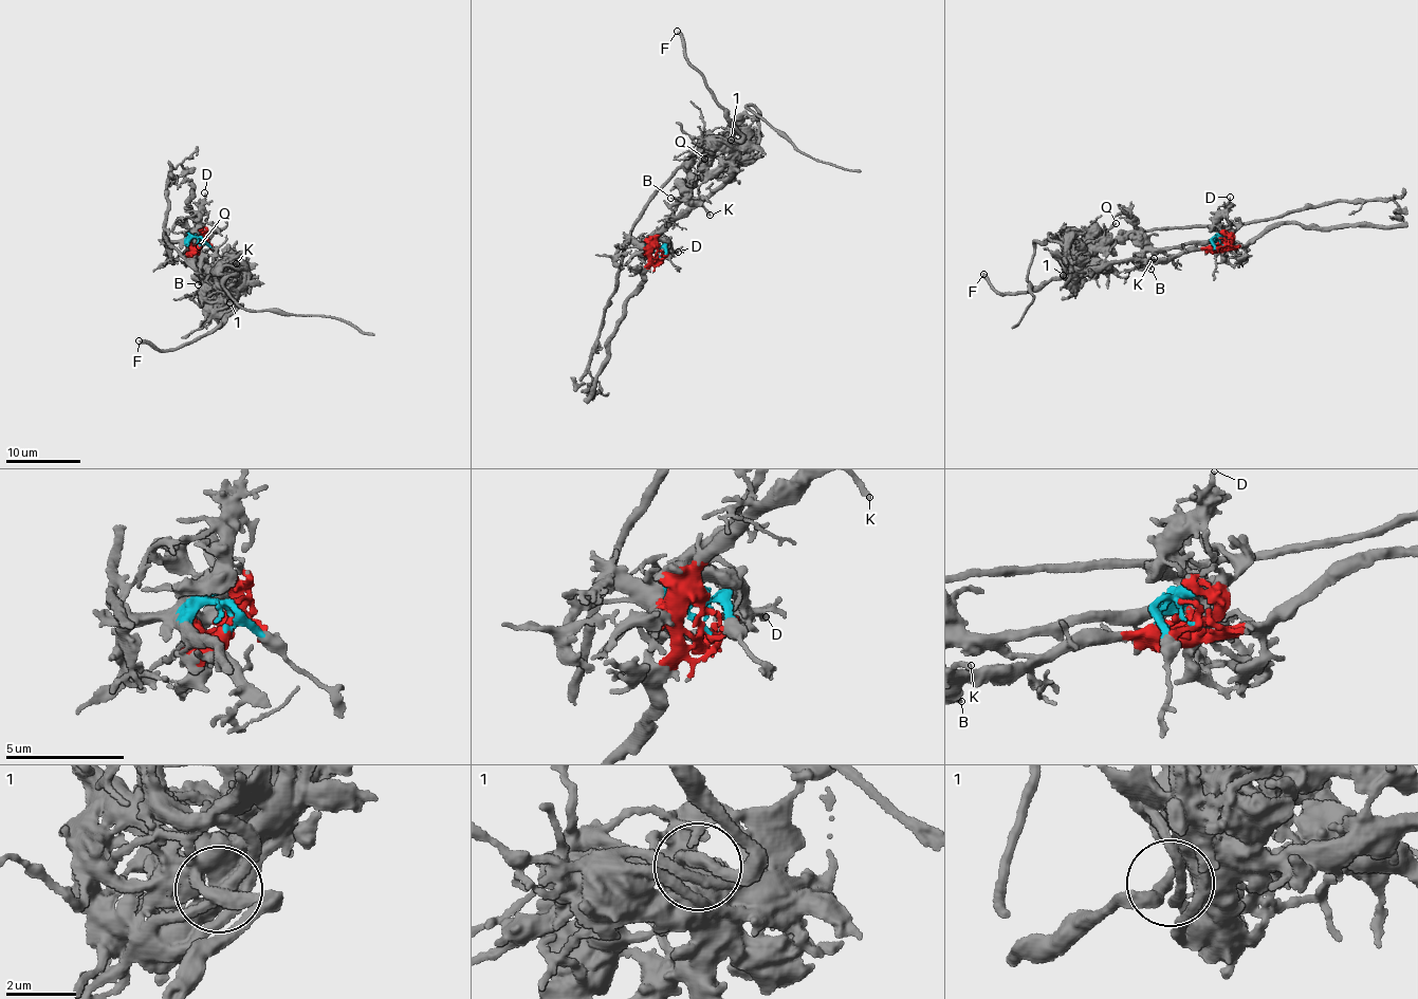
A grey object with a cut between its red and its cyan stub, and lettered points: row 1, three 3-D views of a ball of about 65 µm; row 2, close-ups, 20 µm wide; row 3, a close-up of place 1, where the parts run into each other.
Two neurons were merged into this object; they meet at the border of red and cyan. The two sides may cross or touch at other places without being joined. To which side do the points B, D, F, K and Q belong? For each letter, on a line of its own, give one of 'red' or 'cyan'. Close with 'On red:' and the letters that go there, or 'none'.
B: red
D: red
F: red
K: red
Q: cyan
On red: B, D, F, K

